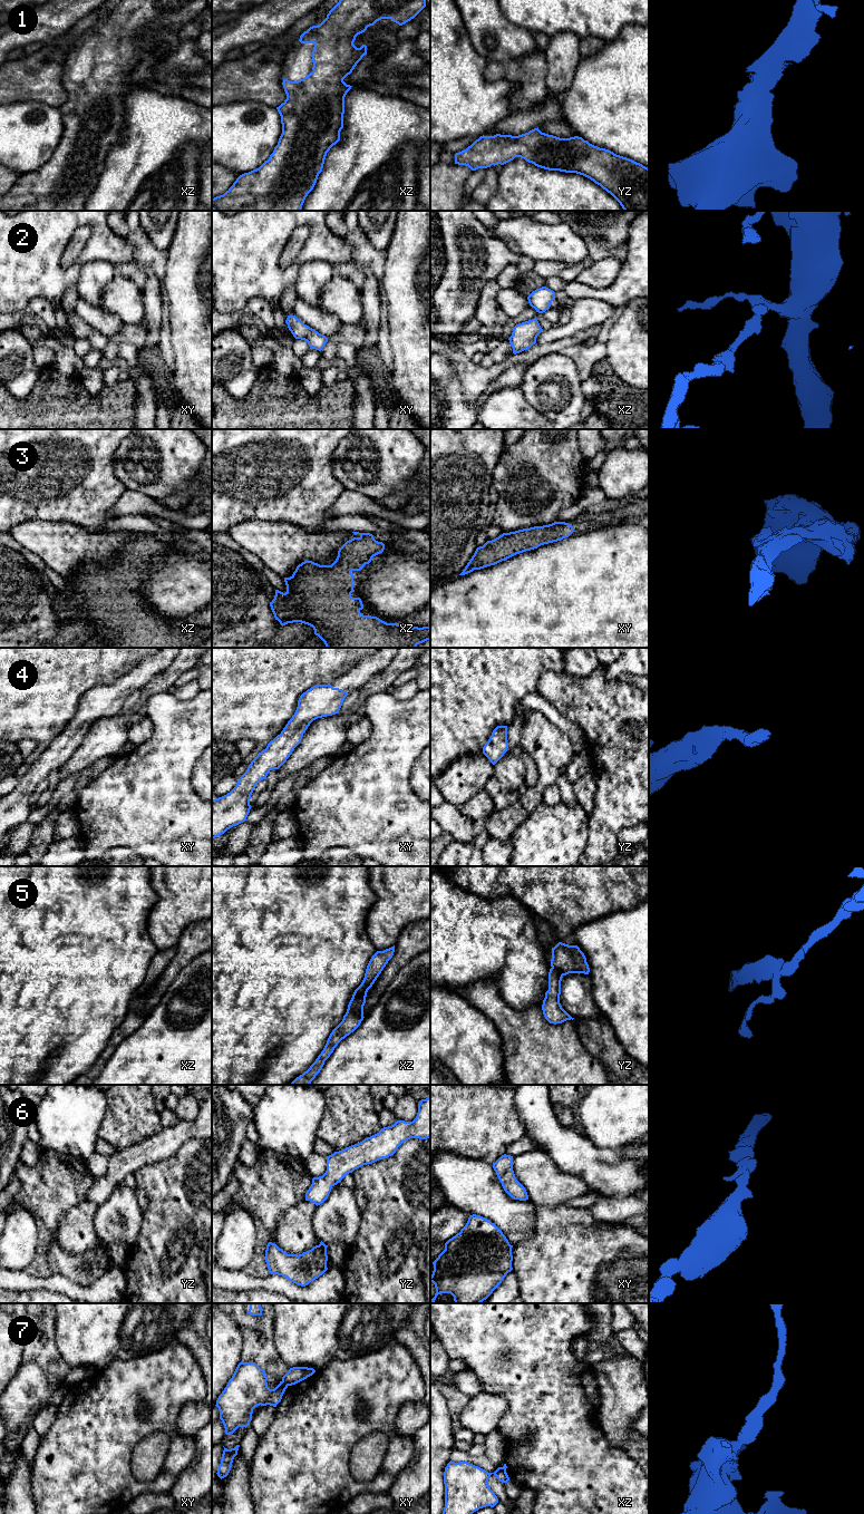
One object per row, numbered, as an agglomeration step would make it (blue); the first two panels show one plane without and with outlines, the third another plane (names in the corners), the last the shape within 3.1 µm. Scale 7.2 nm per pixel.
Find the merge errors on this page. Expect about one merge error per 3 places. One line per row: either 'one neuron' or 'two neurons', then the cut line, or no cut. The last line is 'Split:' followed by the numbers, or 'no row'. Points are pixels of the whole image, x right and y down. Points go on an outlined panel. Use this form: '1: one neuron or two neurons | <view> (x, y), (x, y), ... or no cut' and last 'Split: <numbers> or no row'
1: one neuron | no cut
2: one neuron | no cut
3: one neuron | no cut
4: one neuron | no cut
5: two neurons | xz (367, 990), (352, 997)
6: one neuron | no cut
7: two neurons | xy (282, 1380), (287, 1386)
Split: 5, 7

